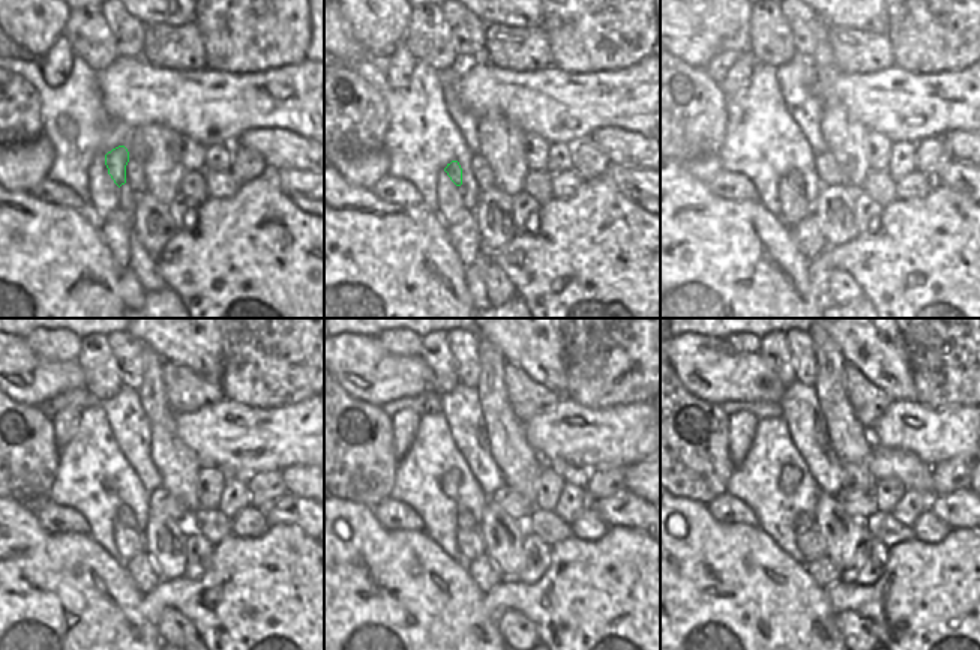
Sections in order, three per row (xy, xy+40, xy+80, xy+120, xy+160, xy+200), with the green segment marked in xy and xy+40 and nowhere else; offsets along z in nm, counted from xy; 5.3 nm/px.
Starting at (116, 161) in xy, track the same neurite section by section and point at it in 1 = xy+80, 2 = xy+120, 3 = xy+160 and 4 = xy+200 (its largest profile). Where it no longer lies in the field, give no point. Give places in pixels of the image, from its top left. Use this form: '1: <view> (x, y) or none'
1: xy+80 (794, 177)
2: xy+120 (125, 517)
3: xy+160 (465, 520)
4: xy+200 (803, 523)

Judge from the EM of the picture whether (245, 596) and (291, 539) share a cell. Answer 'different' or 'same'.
same

